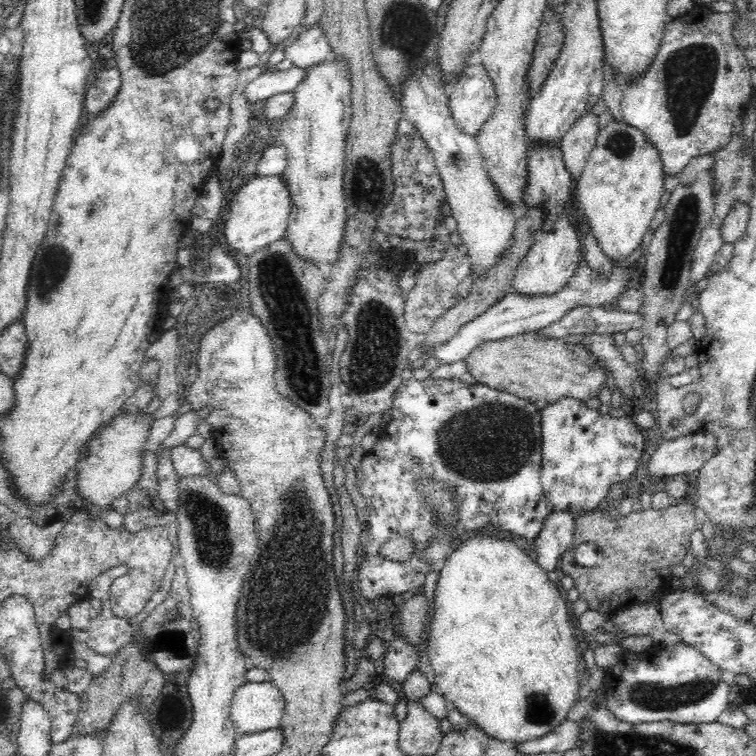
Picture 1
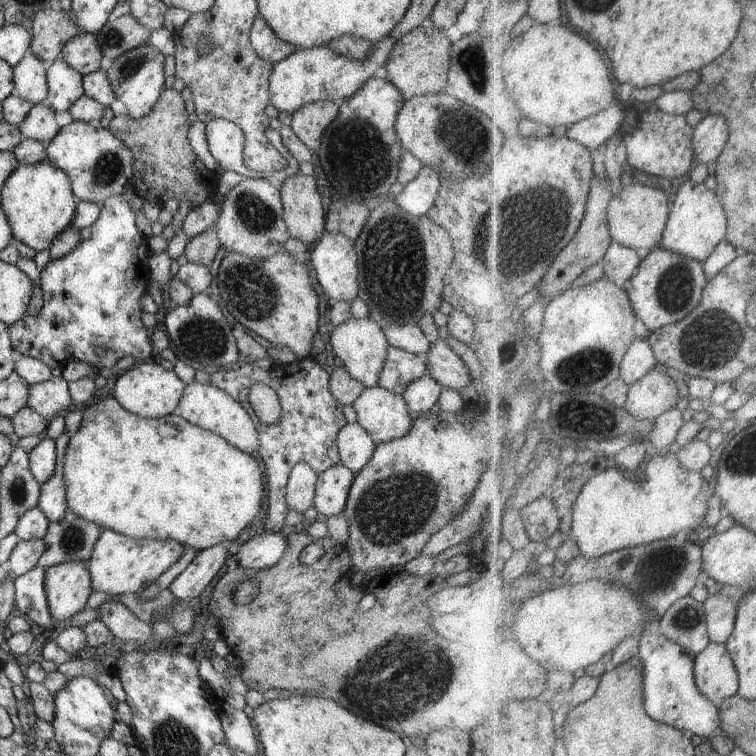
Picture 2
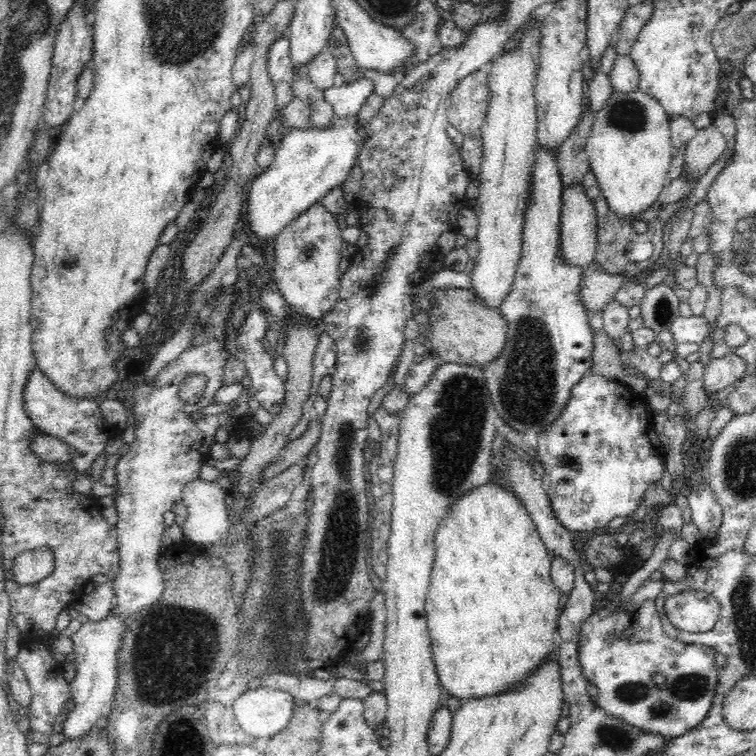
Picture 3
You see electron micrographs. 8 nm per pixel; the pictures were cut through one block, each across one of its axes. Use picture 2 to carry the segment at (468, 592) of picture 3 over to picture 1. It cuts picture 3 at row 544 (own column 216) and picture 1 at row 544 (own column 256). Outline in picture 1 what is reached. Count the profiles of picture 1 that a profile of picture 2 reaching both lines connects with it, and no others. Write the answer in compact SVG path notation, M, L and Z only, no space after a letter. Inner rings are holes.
M481 531L480 534L482 536L464 538L458 542L452 554L449 554L438 567L439 579L433 596L435 613L427 639L427 655L436 676L435 683L438 685L436 692L442 694L444 699L452 701L456 706L455 710L476 723L490 738L521 744L552 732L567 720L568 712L577 702L583 662L576 653L578 642L574 635L574 627L570 623L570 604L559 585L550 581L547 572L514 541L498 538L496 535L488 536L486 531Z

